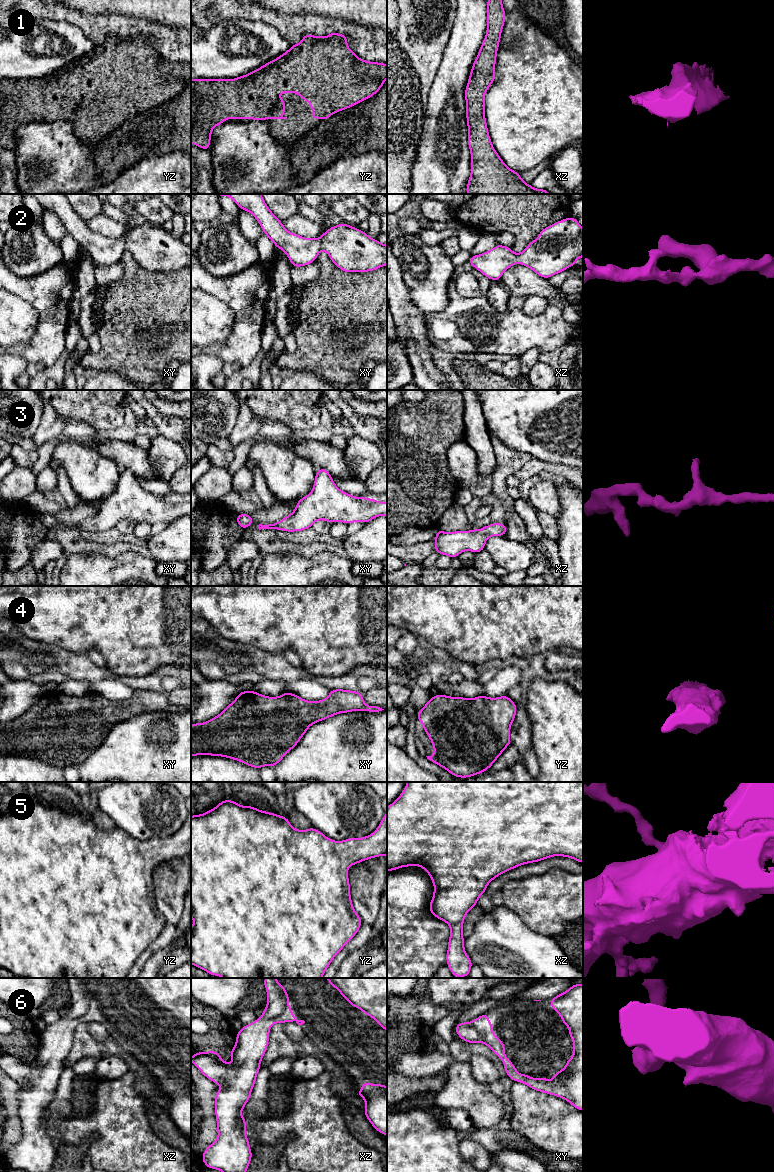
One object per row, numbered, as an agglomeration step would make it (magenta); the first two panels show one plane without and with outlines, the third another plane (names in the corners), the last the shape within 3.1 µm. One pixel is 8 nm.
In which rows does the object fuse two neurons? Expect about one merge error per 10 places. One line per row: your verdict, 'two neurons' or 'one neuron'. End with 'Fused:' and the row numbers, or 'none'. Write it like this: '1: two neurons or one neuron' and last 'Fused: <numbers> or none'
1: one neuron
2: one neuron
3: one neuron
4: one neuron
5: one neuron
6: one neuron
Fused: none

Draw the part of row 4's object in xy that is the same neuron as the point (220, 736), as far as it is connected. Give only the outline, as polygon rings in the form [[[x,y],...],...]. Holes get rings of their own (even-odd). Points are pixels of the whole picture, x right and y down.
[[[334,689],[325,699],[319,701],[307,701],[290,692],[269,697],[253,690],[241,691],[220,714],[207,722],[191,725],[191,756],[222,756],[256,769],[263,766],[274,767],[316,722],[340,713],[375,713],[382,710],[384,709],[367,705],[359,691]]]

